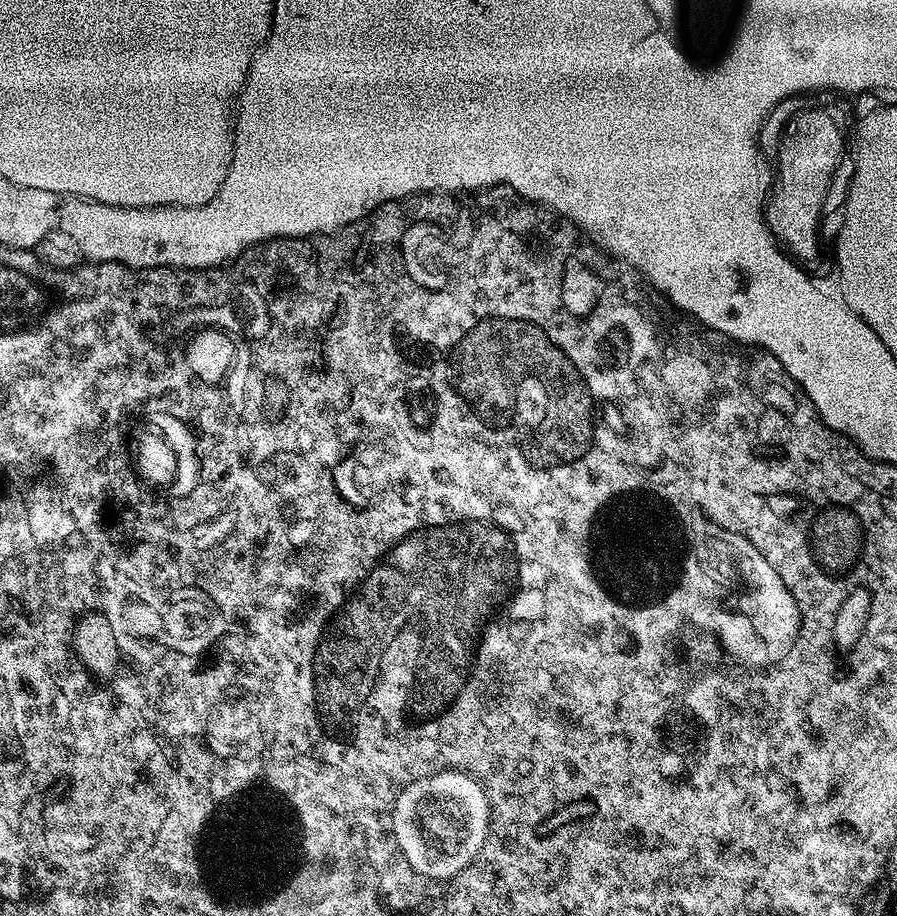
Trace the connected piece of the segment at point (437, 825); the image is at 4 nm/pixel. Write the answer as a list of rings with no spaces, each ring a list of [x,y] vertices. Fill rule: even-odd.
[[[432,774],[432,780],[420,780],[420,784],[412,784],[412,788],[408,788],[408,792],[404,792],[404,796],[400,796],[400,804],[396,804],[396,816],[392,819],[392,828],[401,838],[406,838],[408,849],[410,850],[410,861],[416,868],[420,868],[421,874],[431,874],[436,878],[446,878],[451,881],[453,878],[469,871],[466,862],[468,858],[460,858],[460,856],[477,856],[485,851],[490,835],[490,825],[492,822],[492,811],[490,808],[484,808],[484,796],[480,796],[480,788],[476,784],[472,784],[472,780],[464,780],[464,776],[443,776],[442,774]]]

